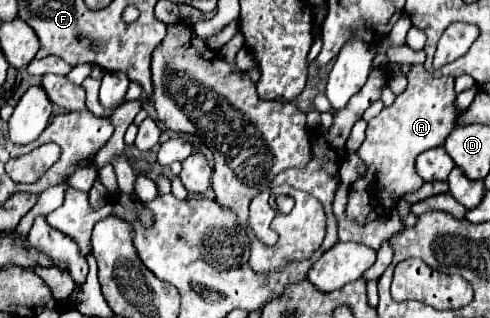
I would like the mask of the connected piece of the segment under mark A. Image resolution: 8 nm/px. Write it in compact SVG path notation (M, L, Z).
M415 65L407 79L409 85L401 95L397 95L395 103L369 121L365 141L357 151L367 165L367 173L357 179L349 191L347 217L361 225L377 219L369 217L375 211L383 209L387 215L405 193L417 191L423 185L423 179L415 171L417 155L441 147L461 115L455 107L457 93L453 91L453 77L433 77L423 69L423 65Z

